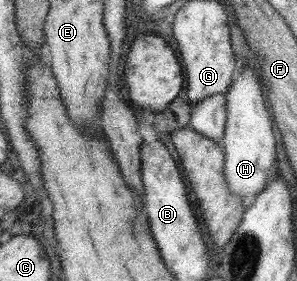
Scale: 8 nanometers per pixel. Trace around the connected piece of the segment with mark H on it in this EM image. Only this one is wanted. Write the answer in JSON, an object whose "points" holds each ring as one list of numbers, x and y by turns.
{"points":[[242,66,238,70,238,77,230,83,225,96,225,123,223,137,218,142,221,147,224,162,224,181,230,194,237,196,242,201,242,206,246,208,251,205,255,196,266,188,272,177,277,172,277,162,274,153,274,136,272,135,271,118,264,99,264,88,262,88,256,71,247,66]]}

